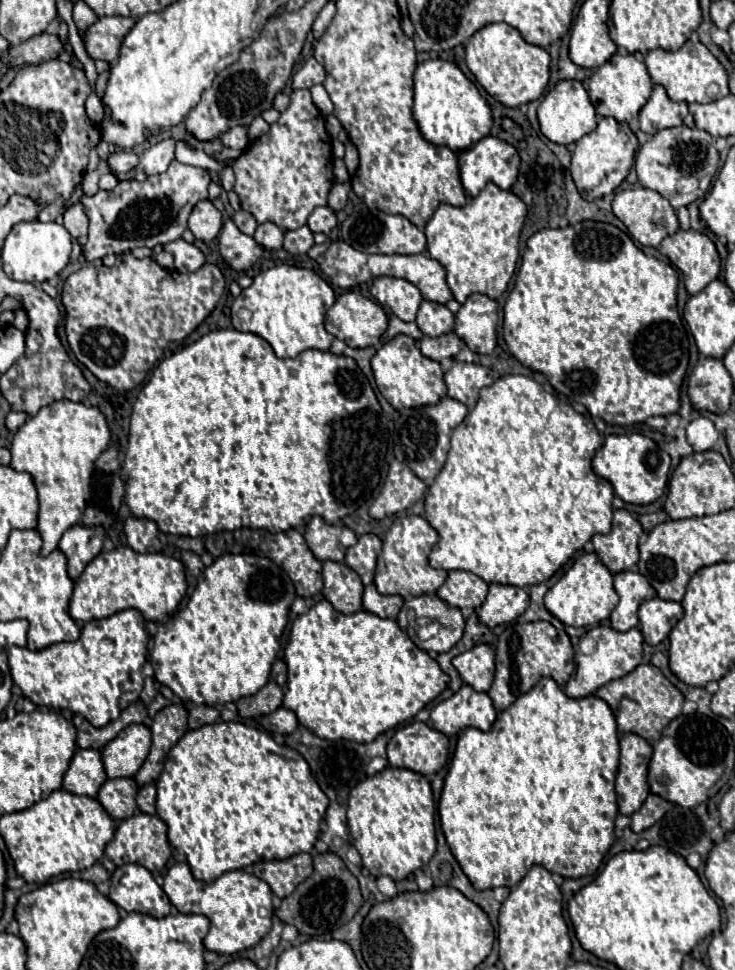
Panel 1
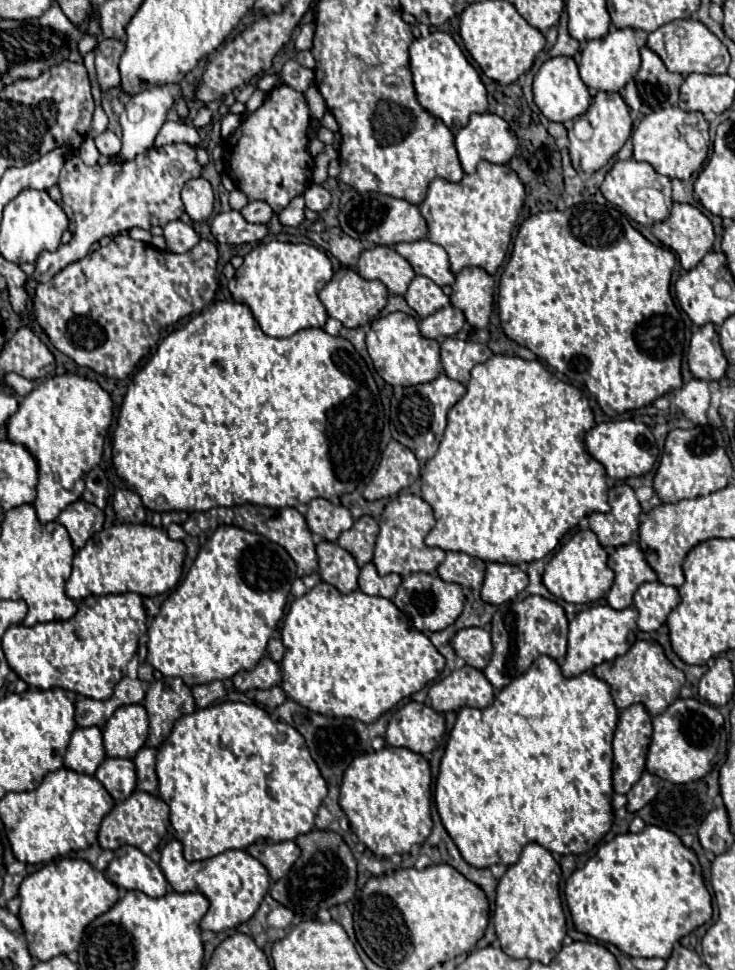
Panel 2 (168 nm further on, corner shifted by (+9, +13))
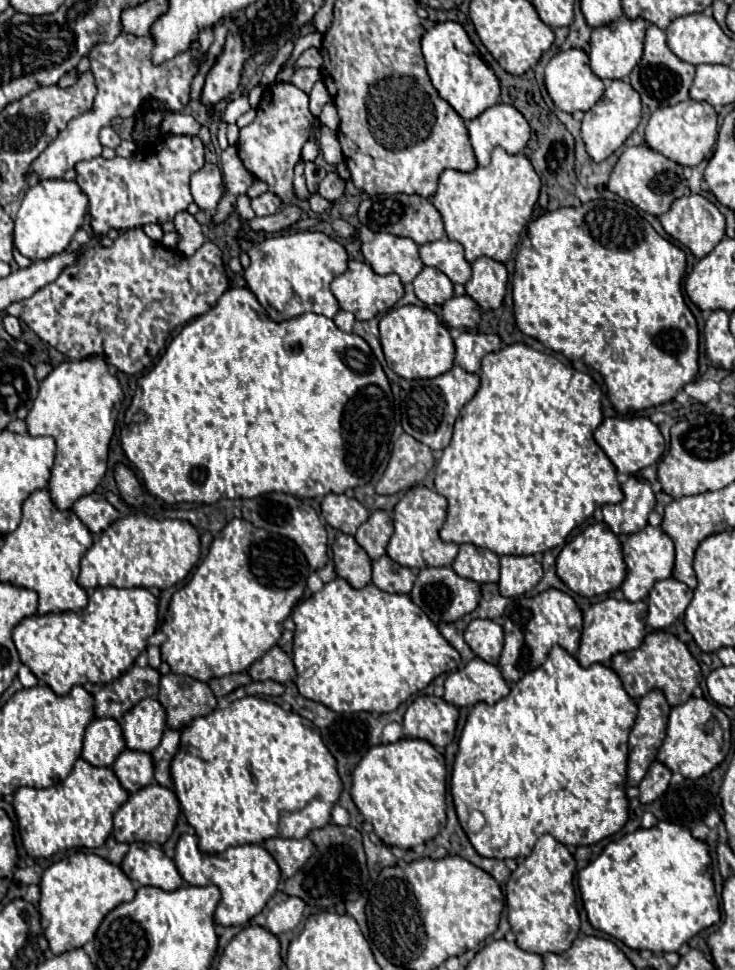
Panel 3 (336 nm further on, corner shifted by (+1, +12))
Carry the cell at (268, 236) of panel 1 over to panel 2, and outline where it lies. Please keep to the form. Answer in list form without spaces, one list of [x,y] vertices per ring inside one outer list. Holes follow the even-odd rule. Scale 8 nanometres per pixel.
[[[250,201],[246,207],[242,207],[240,213],[250,223],[268,223],[272,217],[272,209],[264,201]]]

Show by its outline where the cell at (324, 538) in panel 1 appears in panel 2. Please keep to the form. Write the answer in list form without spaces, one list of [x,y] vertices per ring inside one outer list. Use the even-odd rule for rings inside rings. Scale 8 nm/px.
[[[322,497],[312,499],[308,503],[306,521],[310,531],[320,535],[326,541],[336,541],[342,531],[354,525],[350,509],[346,509],[344,505],[334,505]]]

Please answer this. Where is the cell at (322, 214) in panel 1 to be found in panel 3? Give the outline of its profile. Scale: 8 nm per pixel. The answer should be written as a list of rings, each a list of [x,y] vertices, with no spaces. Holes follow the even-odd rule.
[[[336,172],[326,174],[326,178],[322,180],[322,184],[318,188],[318,194],[330,202],[338,200],[342,196],[342,192],[344,192],[344,180]]]

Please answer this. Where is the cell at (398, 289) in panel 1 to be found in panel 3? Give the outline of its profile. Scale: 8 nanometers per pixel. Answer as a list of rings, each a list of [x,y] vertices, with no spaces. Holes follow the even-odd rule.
[[[376,234],[372,242],[364,242],[362,254],[376,274],[398,274],[402,284],[410,284],[424,268],[418,246],[392,234]]]

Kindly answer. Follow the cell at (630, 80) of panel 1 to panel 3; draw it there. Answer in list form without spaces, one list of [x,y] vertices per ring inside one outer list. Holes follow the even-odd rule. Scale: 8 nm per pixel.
[[[626,16],[614,20],[608,26],[594,28],[592,40],[590,40],[590,52],[588,52],[592,72],[602,80],[626,80],[632,68],[640,62],[642,46],[644,46],[644,32],[646,32],[646,22],[642,18],[630,20]]]

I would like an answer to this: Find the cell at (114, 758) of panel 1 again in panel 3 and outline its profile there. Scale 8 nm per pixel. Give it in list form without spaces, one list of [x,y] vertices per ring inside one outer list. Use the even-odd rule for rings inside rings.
[[[154,698],[140,700],[140,704],[136,704],[122,716],[120,728],[126,748],[138,752],[152,752],[160,744],[160,738],[168,728],[162,704]]]

